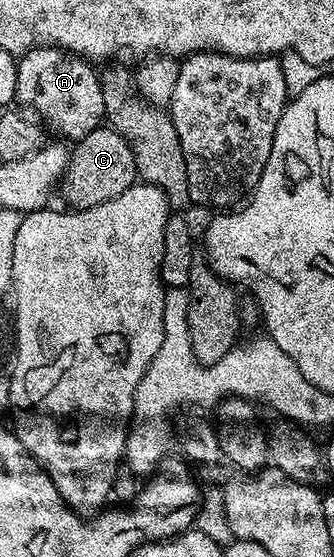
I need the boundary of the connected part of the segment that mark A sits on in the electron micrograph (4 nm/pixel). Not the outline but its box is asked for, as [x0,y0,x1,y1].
[16,46,106,140]

